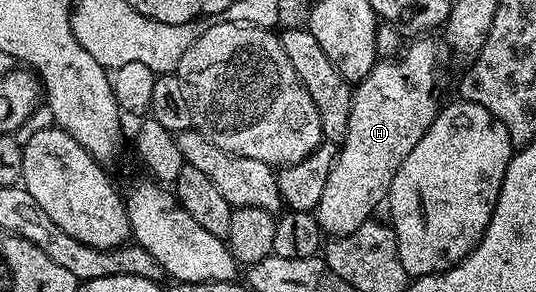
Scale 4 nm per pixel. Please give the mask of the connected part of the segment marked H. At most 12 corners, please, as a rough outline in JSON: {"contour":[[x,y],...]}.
{"contour":[[420,35],[355,82],[314,210],[373,220],[434,123],[442,45]]}

